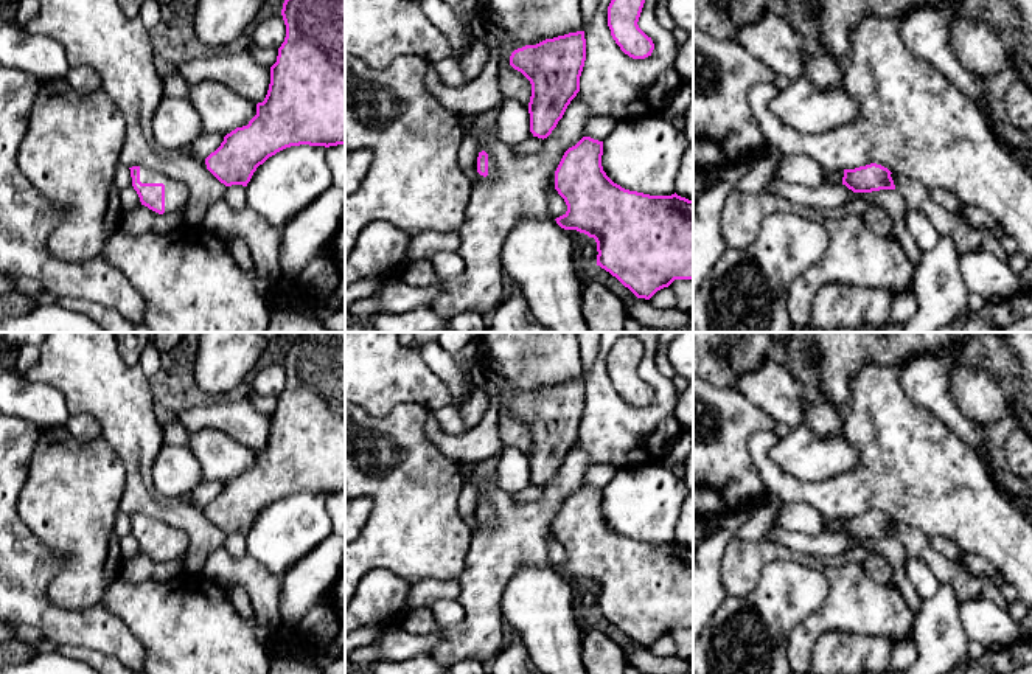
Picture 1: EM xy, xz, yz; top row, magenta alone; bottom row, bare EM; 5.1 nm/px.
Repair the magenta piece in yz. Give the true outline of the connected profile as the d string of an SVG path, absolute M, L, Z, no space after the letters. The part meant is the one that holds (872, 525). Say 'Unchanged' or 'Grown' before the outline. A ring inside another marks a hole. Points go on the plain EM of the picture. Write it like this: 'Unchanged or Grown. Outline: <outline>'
Unchanged. Outline: M870 511L855 517L844 517L842 533L853 540L872 540L895 537L891 519L881 512Z

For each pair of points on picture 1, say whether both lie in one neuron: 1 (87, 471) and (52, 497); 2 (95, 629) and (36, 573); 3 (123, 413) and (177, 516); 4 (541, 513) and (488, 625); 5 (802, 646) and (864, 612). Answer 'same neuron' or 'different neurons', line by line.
1: same neuron
2: same neuron
3: same neuron
4: same neuron
5: same neuron

